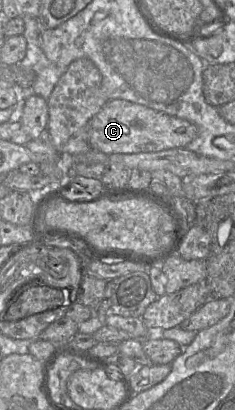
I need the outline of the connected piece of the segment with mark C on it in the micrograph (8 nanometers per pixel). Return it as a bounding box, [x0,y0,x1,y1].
[87,99,198,154]

